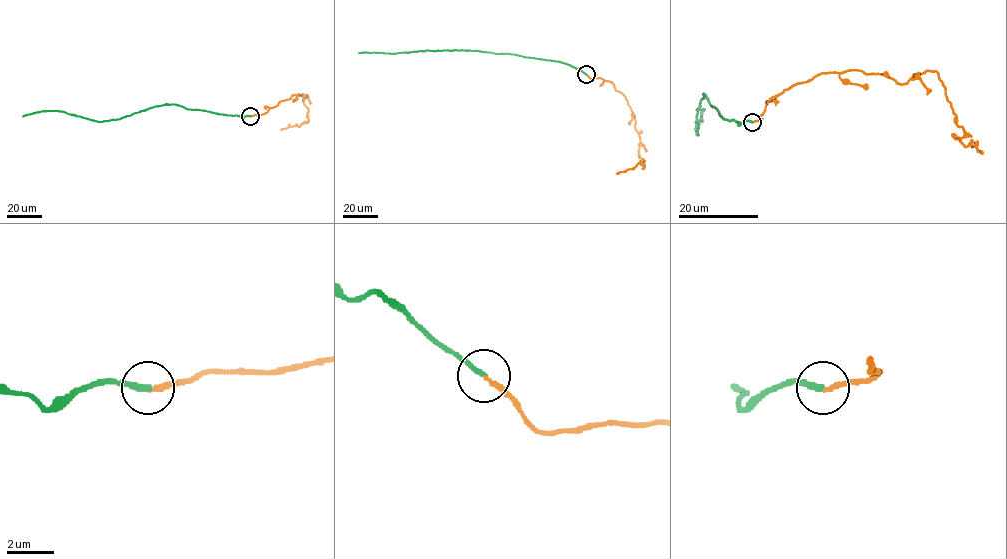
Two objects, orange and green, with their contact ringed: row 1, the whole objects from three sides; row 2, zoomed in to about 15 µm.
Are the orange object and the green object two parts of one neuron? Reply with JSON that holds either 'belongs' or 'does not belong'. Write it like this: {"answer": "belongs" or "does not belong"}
{"answer": "does not belong"}

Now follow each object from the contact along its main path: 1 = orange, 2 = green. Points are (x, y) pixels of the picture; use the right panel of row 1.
1: (752, 121), (777, 94), (823, 73), (885, 73), (901, 84), (936, 71), (962, 127), (958, 139), (982, 152)
2: (752, 121), (738, 124), (732, 119), (725, 119), (704, 94), (697, 114), (697, 134), (704, 109), (702, 122)

